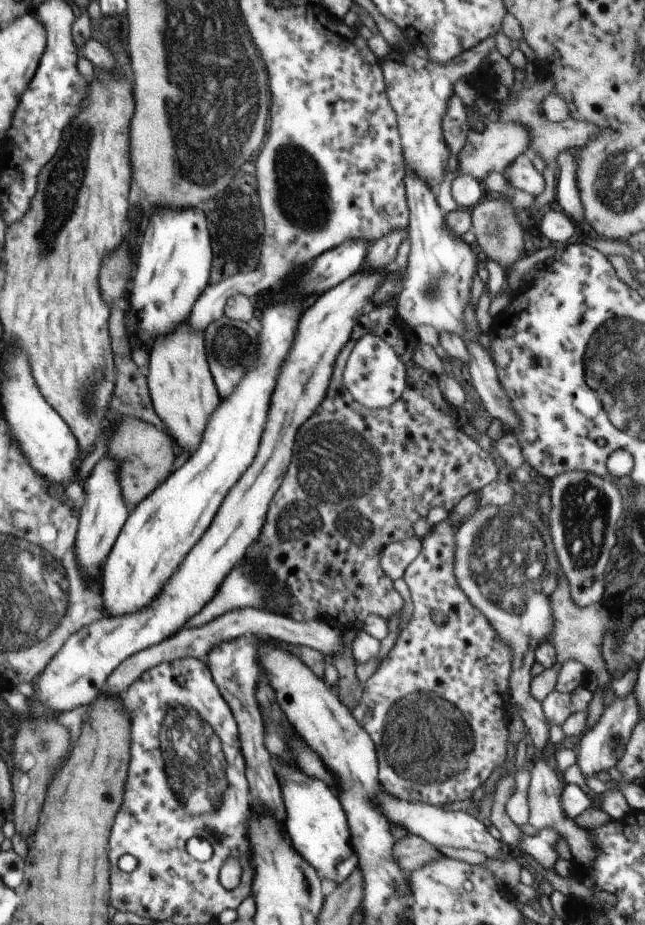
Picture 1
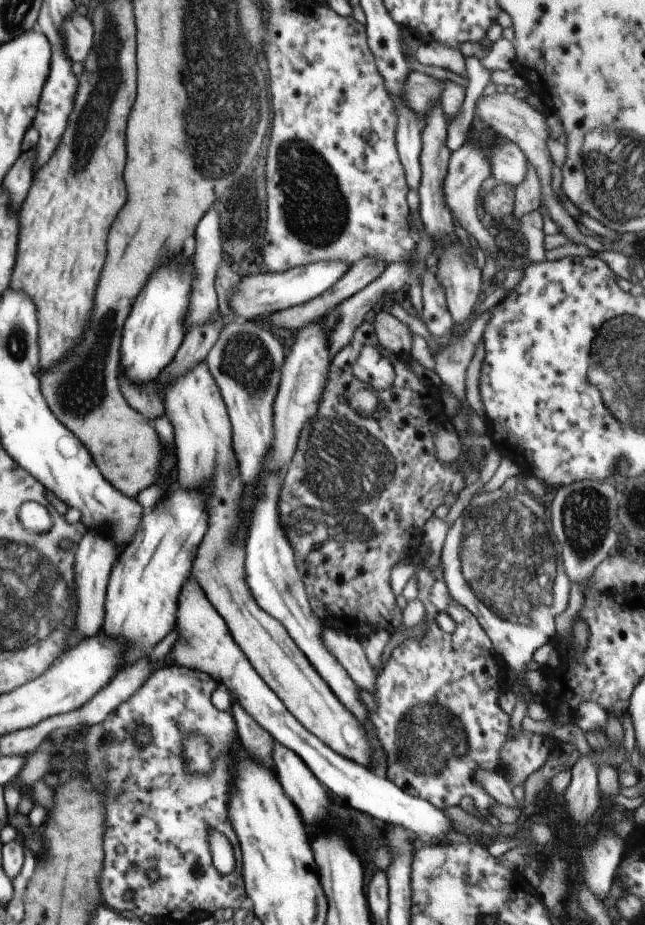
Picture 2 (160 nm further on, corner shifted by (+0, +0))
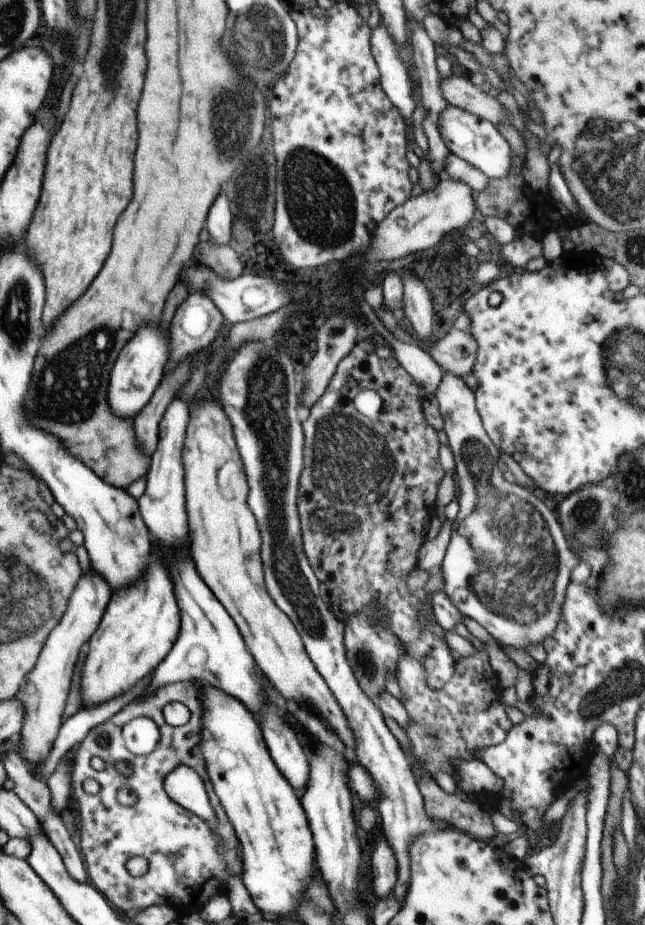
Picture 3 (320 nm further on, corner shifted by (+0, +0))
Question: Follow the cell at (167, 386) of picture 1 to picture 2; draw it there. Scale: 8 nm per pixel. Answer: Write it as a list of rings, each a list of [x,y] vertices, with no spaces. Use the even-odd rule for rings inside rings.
[[[200,363],[184,378],[165,391],[165,414],[173,424],[175,455],[178,456],[178,484],[186,490],[198,490],[206,496],[208,506],[208,532],[198,548],[192,576],[204,588],[214,608],[224,616],[236,644],[244,650],[256,672],[284,703],[284,706],[338,754],[370,767],[377,775],[385,776],[384,769],[372,767],[372,751],[365,726],[338,700],[319,672],[298,648],[285,626],[273,616],[268,616],[252,598],[244,574],[244,540],[238,532],[242,526],[240,500],[245,485],[240,476],[236,453],[232,450],[232,426],[218,392],[214,378],[206,363]]]

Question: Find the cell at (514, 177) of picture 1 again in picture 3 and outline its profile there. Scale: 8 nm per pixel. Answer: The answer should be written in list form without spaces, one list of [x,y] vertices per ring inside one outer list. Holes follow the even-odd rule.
[[[446,105],[438,117],[439,131],[444,144],[451,153],[463,158],[484,172],[489,179],[504,178],[512,165],[512,150],[508,142],[500,135],[493,122],[480,118],[461,108]]]

